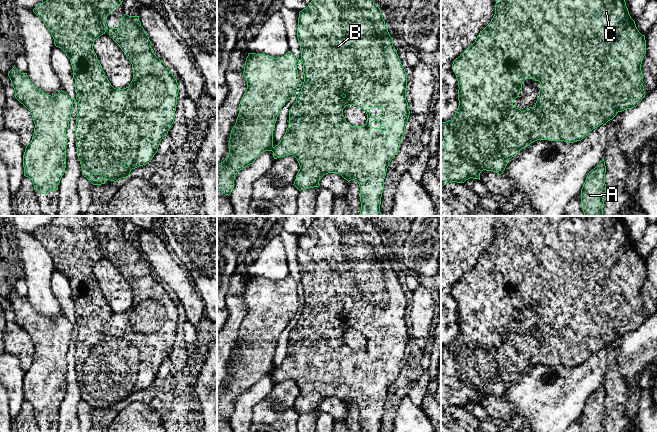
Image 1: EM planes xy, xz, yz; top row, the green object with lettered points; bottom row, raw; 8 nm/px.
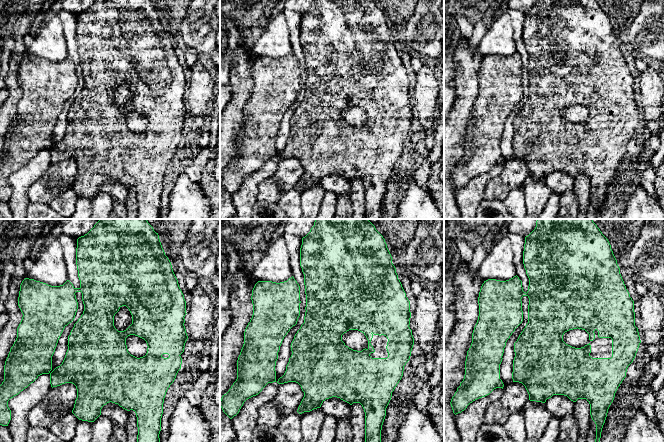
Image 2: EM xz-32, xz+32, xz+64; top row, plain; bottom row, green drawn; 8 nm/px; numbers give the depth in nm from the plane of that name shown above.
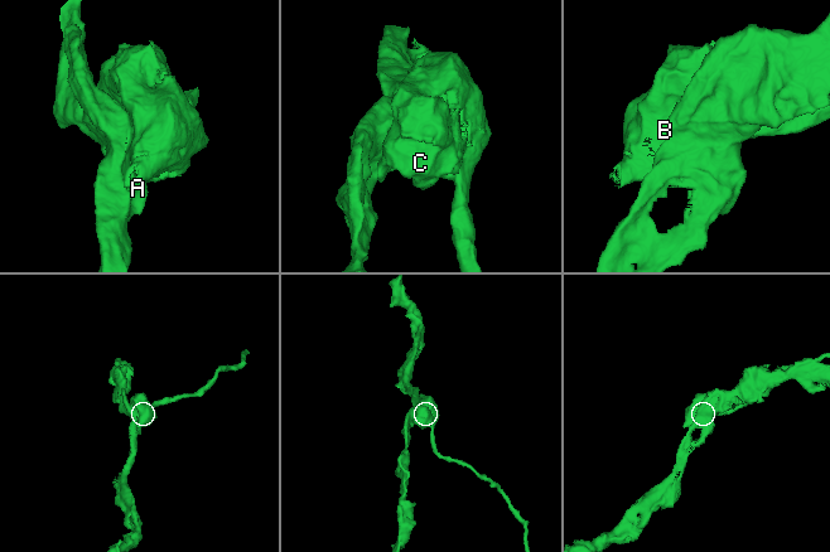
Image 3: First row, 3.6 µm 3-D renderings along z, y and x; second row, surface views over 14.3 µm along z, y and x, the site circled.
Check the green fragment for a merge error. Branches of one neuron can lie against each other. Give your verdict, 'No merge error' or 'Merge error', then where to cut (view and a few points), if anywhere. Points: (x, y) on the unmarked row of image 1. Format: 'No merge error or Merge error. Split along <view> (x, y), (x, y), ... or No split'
Merge error. Split along xy (76, 322), (78, 326)

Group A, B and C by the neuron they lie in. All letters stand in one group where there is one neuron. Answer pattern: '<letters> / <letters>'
A / B C

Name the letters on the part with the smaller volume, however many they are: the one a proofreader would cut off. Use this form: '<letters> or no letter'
B, C

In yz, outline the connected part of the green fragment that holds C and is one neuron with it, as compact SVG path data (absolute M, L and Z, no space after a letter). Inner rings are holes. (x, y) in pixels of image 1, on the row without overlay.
M498 216L495 228L495 238L491 246L479 257L475 266L470 271L468 271L458 282L456 282L452 288L453 296L455 297L458 305L459 330L454 341L451 344L441 346L441 362L444 365L444 369L441 370L441 411L452 406L464 407L466 404L470 402L480 404L480 397L483 394L493 395L501 399L505 394L508 385L512 381L516 380L522 373L529 370L531 367L537 364L564 365L568 367L581 365L583 362L588 360L593 353L599 351L602 348L606 349L606 347L612 344L617 339L618 336L622 336L626 333L632 333L636 331L646 319L643 310L644 307L643 298L641 295L641 288L645 278L646 278L645 260L639 256L639 254L636 251L635 245L631 242L622 216ZM532 302L535 305L540 306L541 313L539 315L539 321L535 327L534 332L529 331L526 334L521 335L520 333L514 331L513 327L517 321L521 321L519 319L519 316L522 314L522 308L524 307L524 305Z

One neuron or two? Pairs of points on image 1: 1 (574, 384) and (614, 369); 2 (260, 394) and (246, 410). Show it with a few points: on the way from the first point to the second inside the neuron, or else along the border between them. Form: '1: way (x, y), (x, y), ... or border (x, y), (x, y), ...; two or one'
1: border (606, 366), (602, 381); two
2: way (256, 397), (247, 406); one

